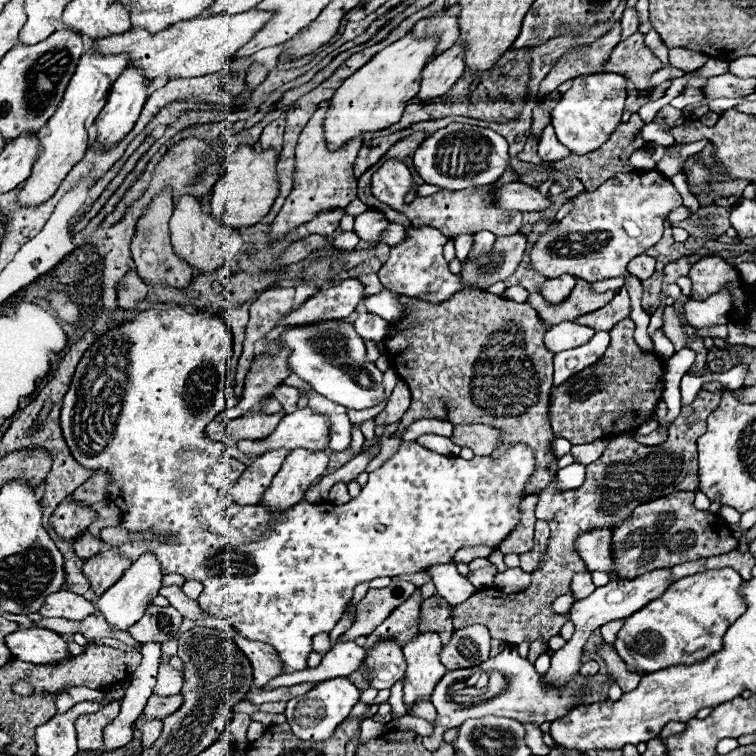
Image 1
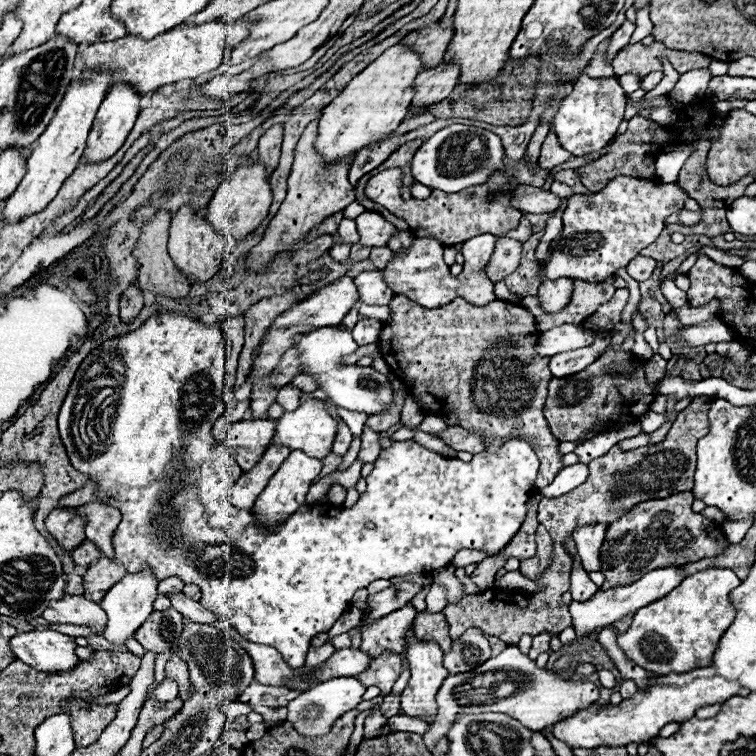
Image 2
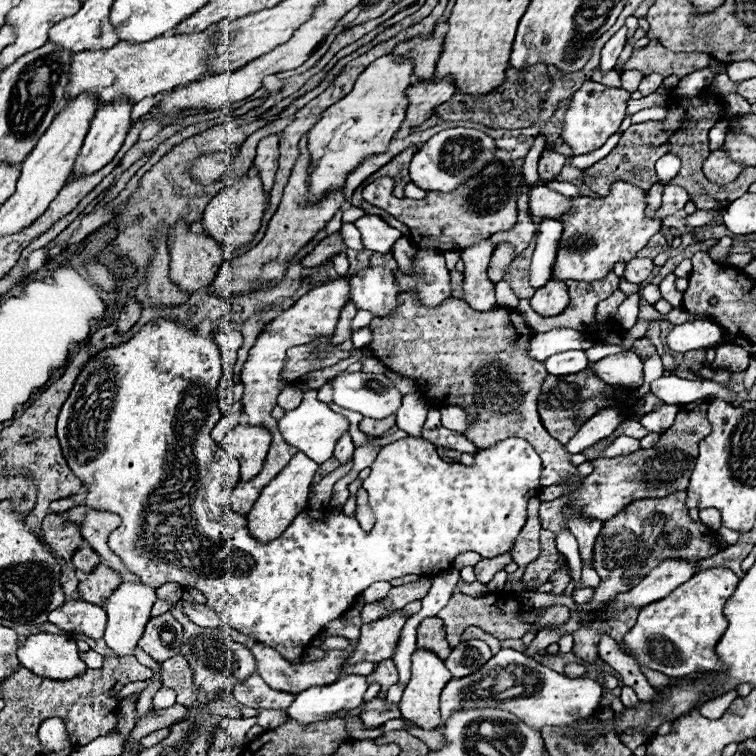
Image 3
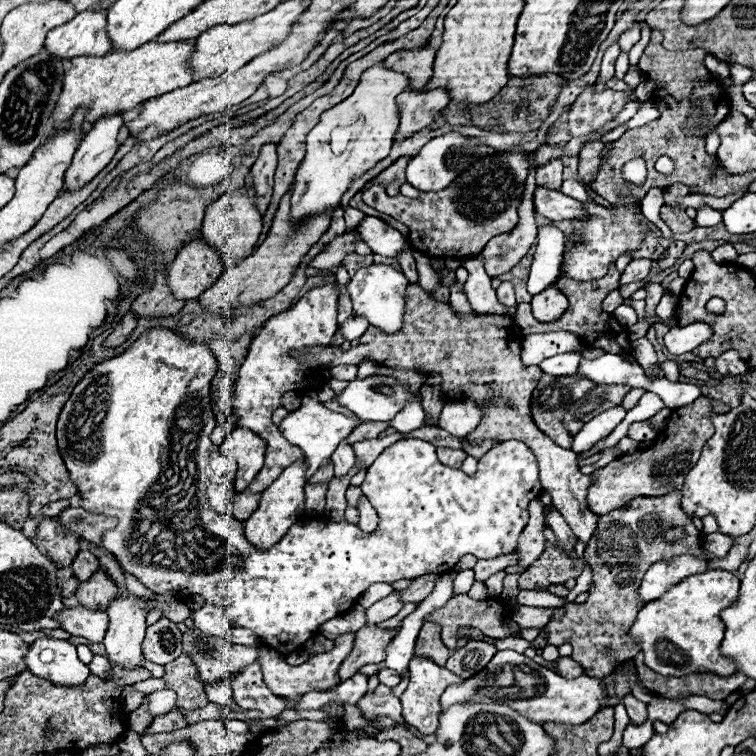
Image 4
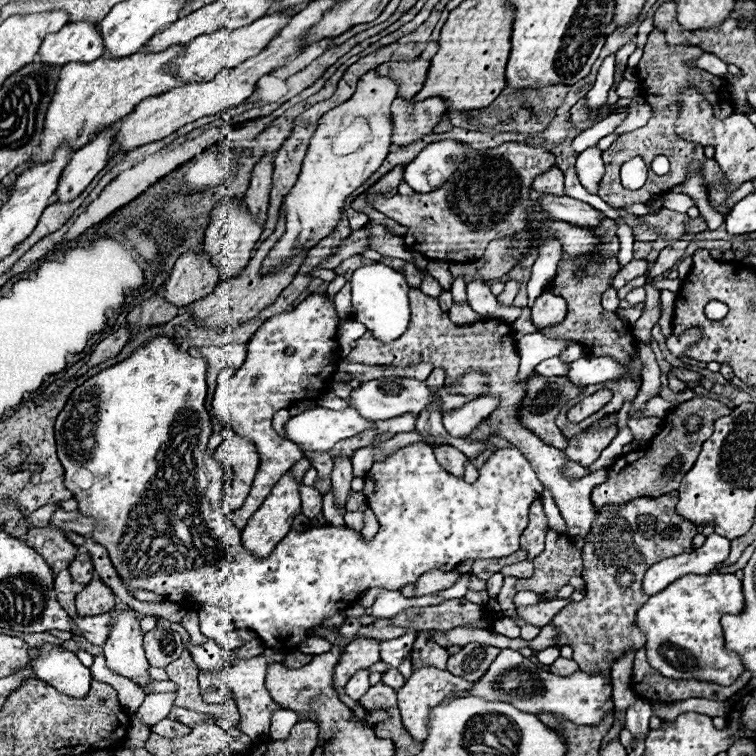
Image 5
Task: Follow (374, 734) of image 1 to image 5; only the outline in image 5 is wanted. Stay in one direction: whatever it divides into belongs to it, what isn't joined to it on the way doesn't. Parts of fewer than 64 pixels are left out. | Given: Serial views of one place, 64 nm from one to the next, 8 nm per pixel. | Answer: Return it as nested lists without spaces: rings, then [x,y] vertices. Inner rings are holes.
[[[382,682],[374,684],[366,696],[362,696],[360,704],[366,710],[386,710],[386,708],[396,708],[396,691],[390,690]]]

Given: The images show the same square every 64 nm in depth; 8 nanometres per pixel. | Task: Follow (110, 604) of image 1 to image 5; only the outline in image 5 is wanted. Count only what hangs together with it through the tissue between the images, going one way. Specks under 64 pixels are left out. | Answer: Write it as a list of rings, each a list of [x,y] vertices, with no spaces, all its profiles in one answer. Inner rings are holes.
[[[124,610],[116,614],[114,630],[104,644],[104,656],[110,672],[132,680],[142,690],[152,682],[148,676],[150,666],[142,648],[140,622],[134,618],[134,612]]]

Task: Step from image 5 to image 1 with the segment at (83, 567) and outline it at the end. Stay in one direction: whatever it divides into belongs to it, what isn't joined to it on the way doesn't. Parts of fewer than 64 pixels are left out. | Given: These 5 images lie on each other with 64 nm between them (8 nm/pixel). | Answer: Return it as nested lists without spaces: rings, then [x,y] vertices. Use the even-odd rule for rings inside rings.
[[[88,532],[74,542],[74,552],[76,552],[76,556],[78,556],[80,560],[88,560],[90,556],[98,554],[100,550],[102,550],[102,542],[96,540],[94,536],[90,536]]]

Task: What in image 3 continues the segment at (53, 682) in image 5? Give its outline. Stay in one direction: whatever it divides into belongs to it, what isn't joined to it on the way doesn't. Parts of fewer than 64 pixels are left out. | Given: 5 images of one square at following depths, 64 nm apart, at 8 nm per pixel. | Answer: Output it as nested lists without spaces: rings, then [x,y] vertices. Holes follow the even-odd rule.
[[[34,634],[22,640],[18,658],[24,668],[50,680],[70,680],[86,672],[72,636]]]

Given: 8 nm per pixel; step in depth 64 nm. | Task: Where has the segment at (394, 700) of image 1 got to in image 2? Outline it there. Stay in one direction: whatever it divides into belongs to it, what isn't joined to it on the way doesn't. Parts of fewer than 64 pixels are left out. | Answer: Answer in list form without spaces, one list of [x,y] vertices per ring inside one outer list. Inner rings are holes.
[[[402,652],[400,656],[402,656],[402,666],[404,666],[404,670],[402,670],[402,674],[400,674],[400,680],[398,680],[398,682],[394,684],[394,688],[392,688],[392,692],[396,692],[396,694],[400,694],[400,692],[406,688],[406,684],[408,684],[408,678],[410,678],[410,670],[408,670],[406,652]]]

